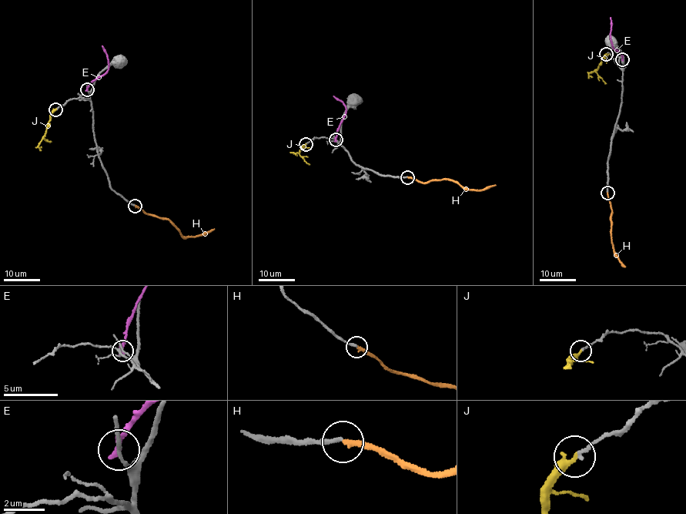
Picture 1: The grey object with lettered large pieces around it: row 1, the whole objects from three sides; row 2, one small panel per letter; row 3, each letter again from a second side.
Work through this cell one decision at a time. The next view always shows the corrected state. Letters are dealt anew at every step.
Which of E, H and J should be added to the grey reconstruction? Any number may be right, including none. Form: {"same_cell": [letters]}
{"same_cell": ["J"]}

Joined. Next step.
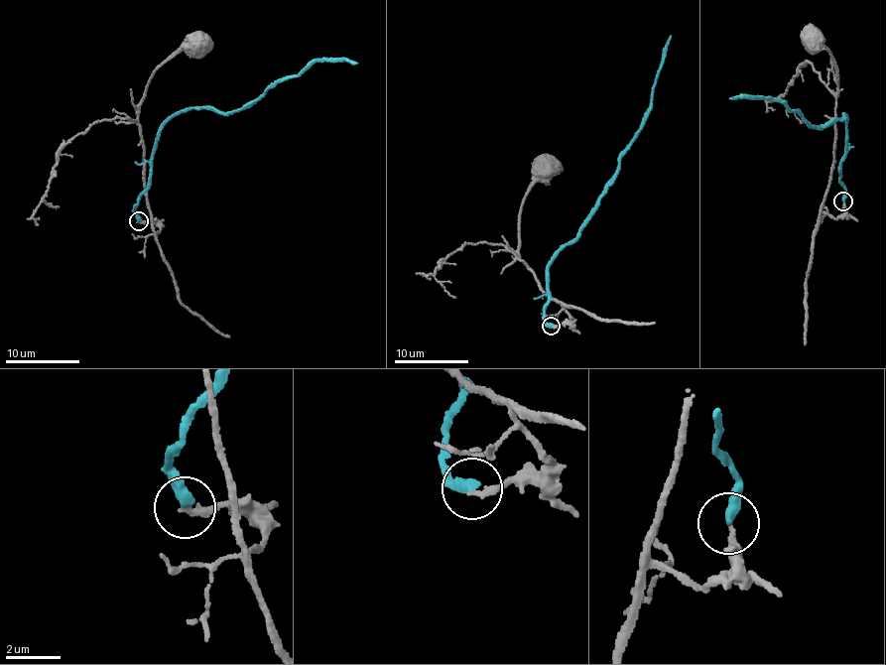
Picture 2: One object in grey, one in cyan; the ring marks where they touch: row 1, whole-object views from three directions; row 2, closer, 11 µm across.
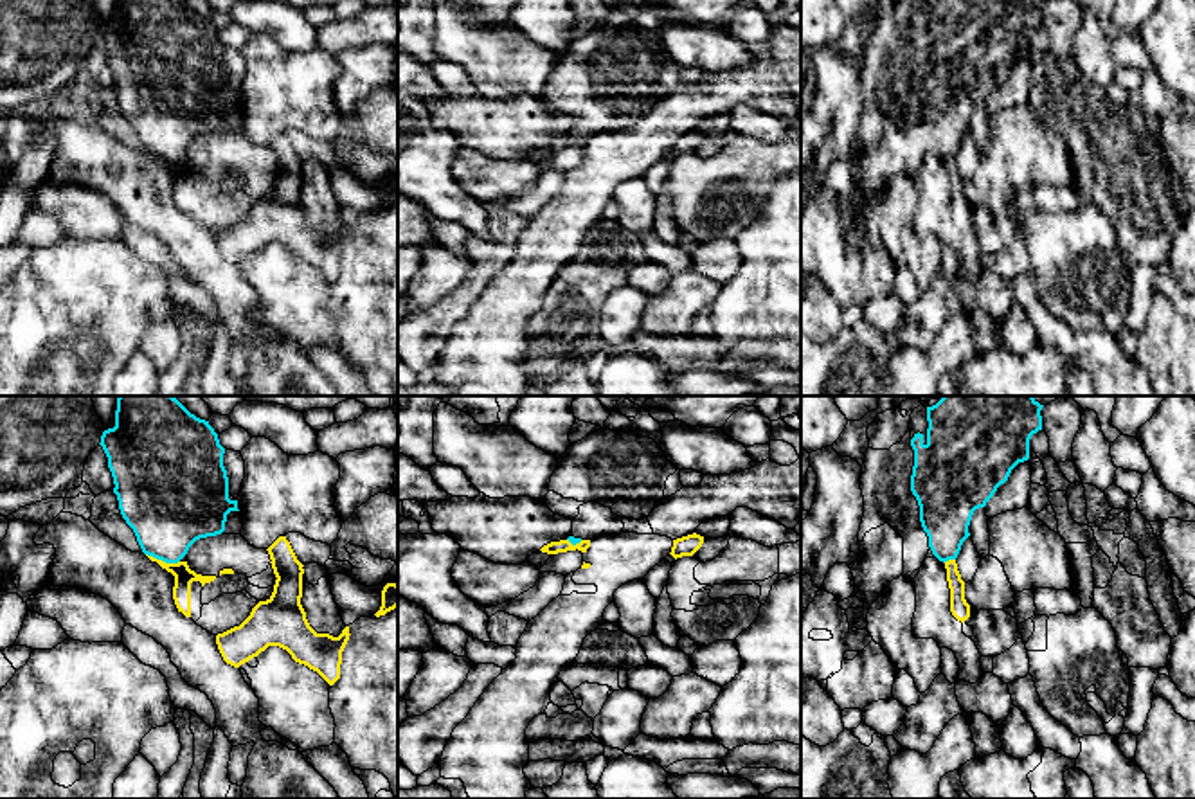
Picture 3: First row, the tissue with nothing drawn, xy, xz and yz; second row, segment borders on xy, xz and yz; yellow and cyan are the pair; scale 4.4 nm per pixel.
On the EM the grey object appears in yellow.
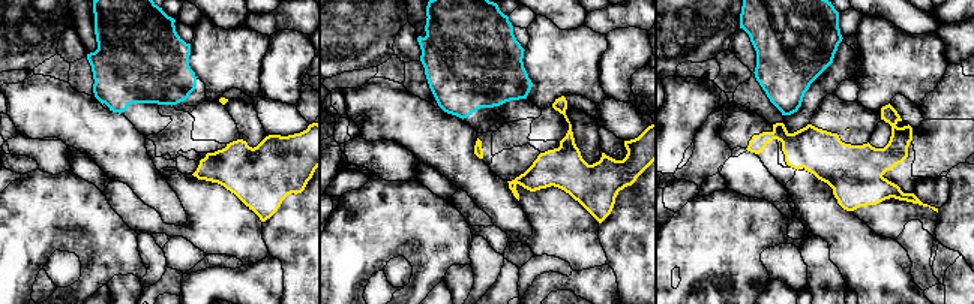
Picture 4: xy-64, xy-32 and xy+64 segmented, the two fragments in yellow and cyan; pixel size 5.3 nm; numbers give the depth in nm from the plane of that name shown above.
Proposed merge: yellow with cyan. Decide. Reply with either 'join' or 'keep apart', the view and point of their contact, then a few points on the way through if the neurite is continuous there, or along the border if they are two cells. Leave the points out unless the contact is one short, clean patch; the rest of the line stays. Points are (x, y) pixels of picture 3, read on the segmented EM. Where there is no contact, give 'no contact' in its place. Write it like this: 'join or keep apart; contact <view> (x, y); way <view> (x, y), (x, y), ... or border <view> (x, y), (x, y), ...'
keep apart; contact xy (161, 560); border xy (146, 553), (166, 562), (179, 562)

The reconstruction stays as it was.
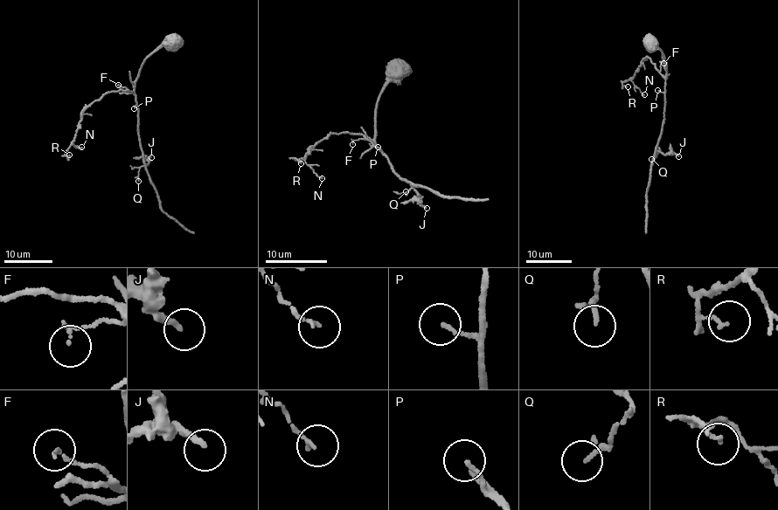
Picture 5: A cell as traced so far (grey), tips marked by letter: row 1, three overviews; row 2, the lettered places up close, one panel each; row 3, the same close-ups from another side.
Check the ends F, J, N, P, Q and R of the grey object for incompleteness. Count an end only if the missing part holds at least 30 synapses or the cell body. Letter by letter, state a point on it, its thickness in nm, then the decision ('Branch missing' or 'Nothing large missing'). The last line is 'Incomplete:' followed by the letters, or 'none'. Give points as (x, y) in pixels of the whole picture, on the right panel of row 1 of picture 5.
F: Place: (663, 63). Thickness 110 nm. Nothing large missing
J: Place: (678, 156). Thickness 200 nm. Nothing large missing
N: Place: (644, 94). Thickness 110 nm. Nothing large missing
P: Place: (657, 90). Thickness 130 nm. Nothing large missing
Q: Place: (651, 159). Thickness 100 nm. Nothing large missing
R: Place: (628, 86). Thickness 130 nm. Nothing large missing
Incomplete: none

